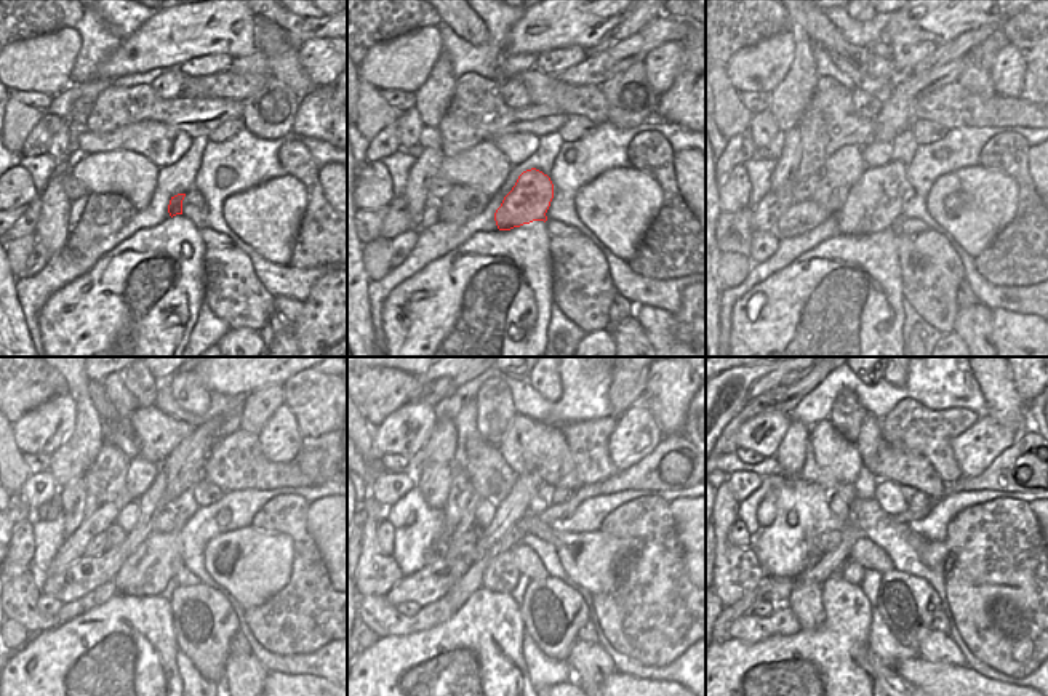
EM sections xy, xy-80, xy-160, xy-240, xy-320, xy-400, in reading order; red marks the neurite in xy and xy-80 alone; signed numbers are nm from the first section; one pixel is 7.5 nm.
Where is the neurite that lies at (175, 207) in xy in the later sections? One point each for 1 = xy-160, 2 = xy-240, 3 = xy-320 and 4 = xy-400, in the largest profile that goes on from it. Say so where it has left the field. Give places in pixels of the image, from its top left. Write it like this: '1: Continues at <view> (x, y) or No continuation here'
1: Continues at xy-160 (876, 200)
2: Continues at xy-240 (146, 573)
3: Continues at xy-320 (501, 575)
4: Continues at xy-400 (888, 495)

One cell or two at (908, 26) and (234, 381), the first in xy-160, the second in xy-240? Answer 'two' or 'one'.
one

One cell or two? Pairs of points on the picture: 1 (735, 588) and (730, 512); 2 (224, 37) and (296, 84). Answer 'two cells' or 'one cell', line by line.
1: one cell
2: two cells

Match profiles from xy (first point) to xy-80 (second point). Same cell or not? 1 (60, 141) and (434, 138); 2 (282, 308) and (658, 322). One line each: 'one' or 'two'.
1: two
2: one

